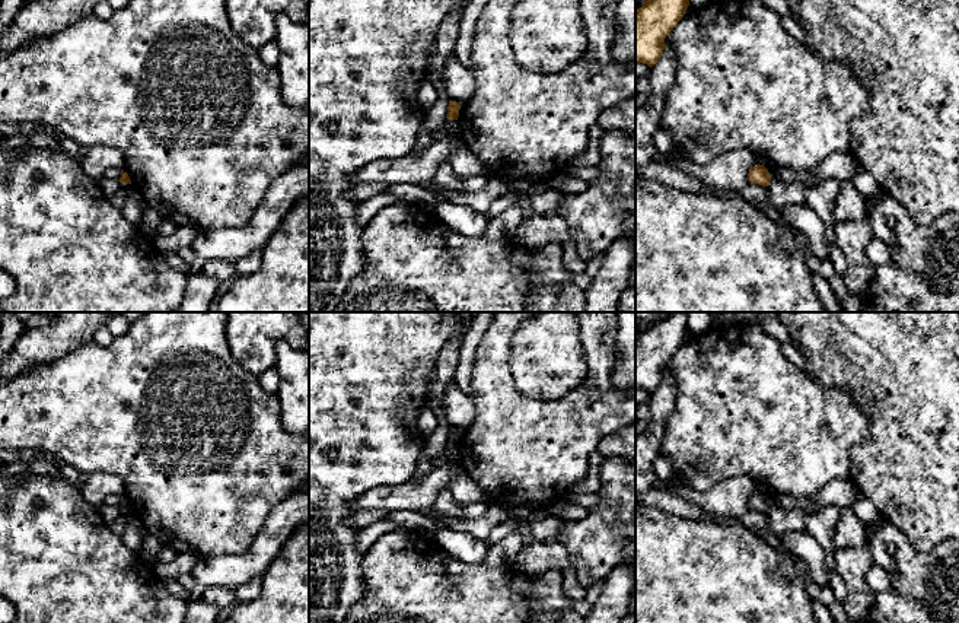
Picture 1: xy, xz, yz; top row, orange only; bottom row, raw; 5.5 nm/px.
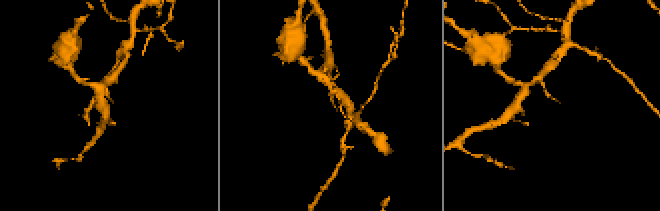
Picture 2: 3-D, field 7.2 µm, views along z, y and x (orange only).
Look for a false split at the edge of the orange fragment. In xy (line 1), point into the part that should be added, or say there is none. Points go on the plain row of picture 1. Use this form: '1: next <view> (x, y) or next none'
1: next none

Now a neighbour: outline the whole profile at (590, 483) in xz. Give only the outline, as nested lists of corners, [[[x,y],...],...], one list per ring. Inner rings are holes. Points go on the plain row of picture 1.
[[[593,452],[587,458],[587,476],[576,483],[570,492],[576,495],[587,495],[587,493],[598,493],[600,487],[600,465],[603,463],[603,457],[599,452]]]

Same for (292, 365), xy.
[[[287,341],[275,343],[275,369],[280,423],[289,433],[309,433],[309,350],[296,350]]]

